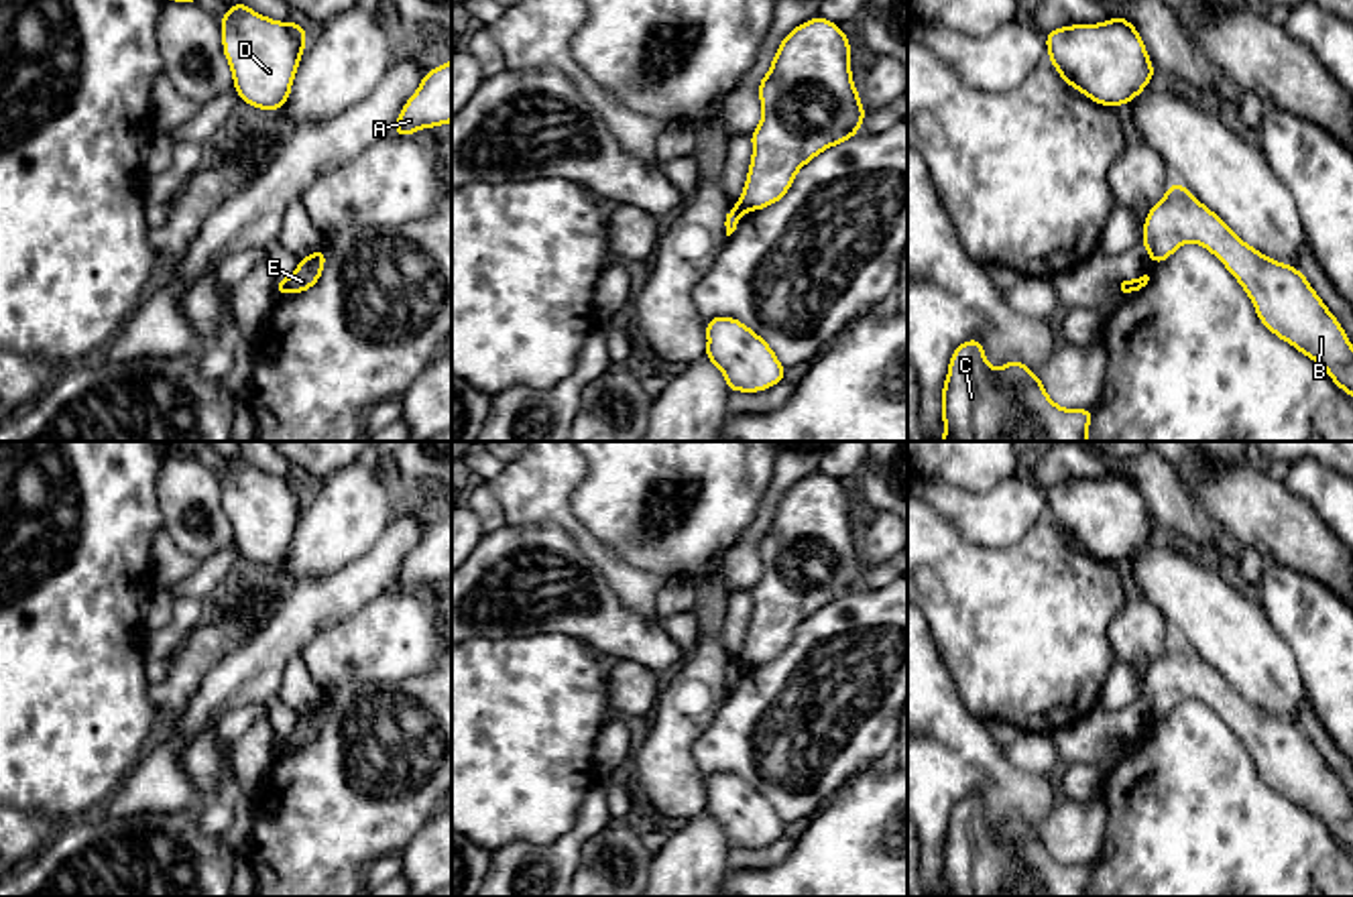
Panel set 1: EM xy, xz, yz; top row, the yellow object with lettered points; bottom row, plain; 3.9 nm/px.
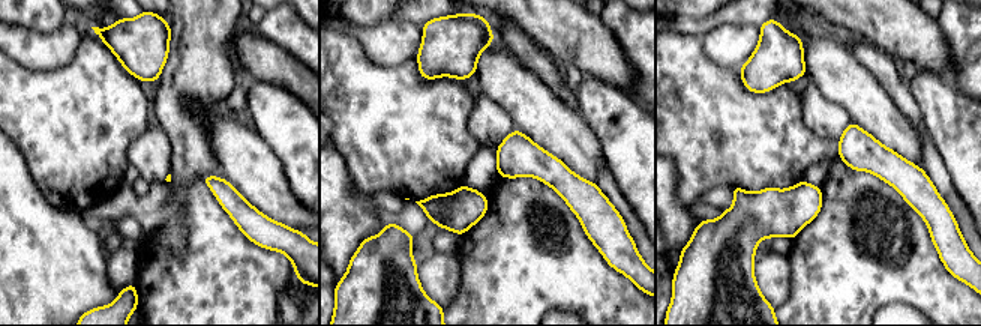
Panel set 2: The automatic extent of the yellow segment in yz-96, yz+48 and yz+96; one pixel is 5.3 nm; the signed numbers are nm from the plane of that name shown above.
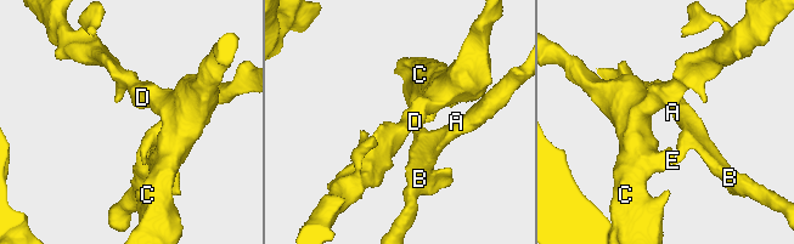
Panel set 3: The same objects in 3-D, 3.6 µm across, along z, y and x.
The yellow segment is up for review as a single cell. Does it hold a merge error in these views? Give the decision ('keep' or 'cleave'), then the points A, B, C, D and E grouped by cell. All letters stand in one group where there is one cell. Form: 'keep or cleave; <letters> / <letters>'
cleave; A B / C D E

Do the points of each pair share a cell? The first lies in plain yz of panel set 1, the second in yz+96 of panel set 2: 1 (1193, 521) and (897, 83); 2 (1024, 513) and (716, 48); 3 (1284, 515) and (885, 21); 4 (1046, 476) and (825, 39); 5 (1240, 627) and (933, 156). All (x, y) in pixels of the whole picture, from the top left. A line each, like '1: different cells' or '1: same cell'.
1: same cell
2: same cell
3: same cell
4: different cells
5: different cells

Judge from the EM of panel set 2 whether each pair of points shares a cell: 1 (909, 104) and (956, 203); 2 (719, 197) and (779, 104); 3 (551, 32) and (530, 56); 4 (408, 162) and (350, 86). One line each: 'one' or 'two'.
1: one
2: two
3: two
4: one

